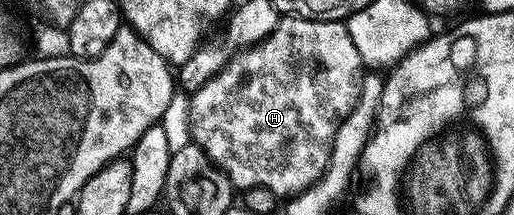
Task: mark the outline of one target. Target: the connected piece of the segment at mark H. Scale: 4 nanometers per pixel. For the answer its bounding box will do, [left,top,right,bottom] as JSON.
[189,16,363,196]

